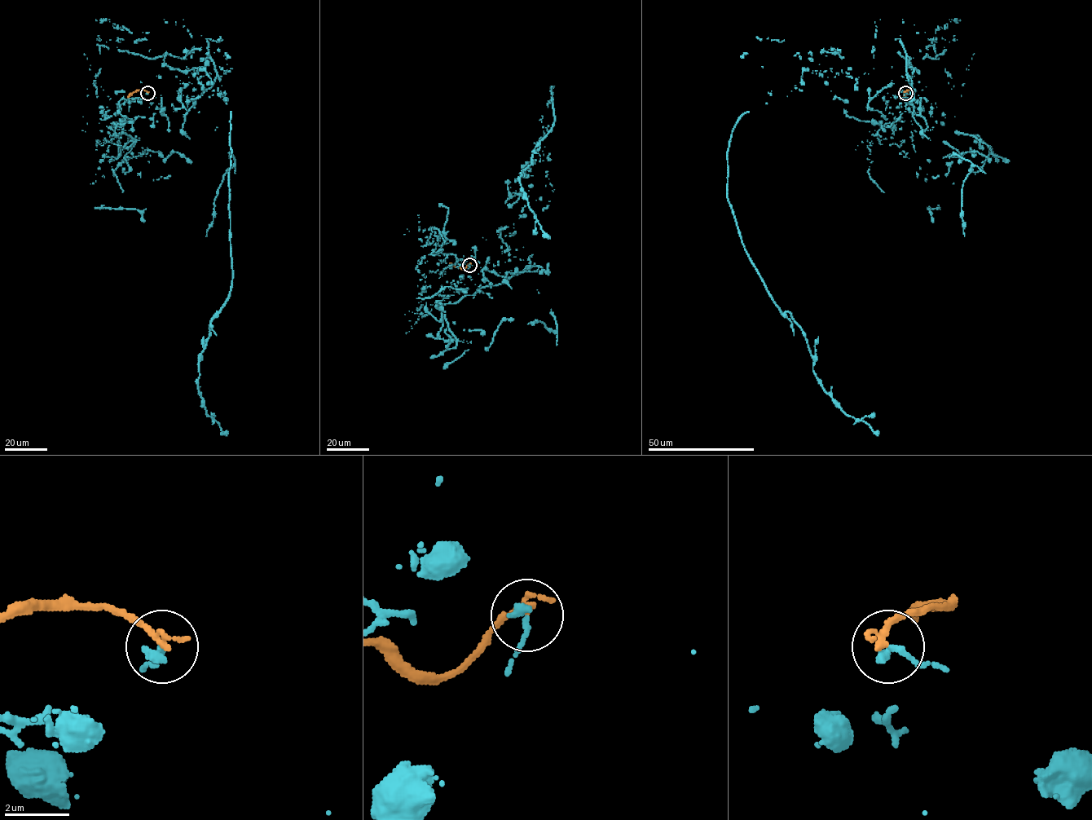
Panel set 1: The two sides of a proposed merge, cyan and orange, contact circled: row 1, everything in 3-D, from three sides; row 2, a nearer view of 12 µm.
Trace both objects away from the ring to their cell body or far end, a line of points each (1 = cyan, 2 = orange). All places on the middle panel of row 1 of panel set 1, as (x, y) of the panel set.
1: (469, 265), (440, 274), (515, 272), (499, 231), (553, 86), (520, 178), (549, 238)
2: (469, 265), (461, 268), (449, 263)

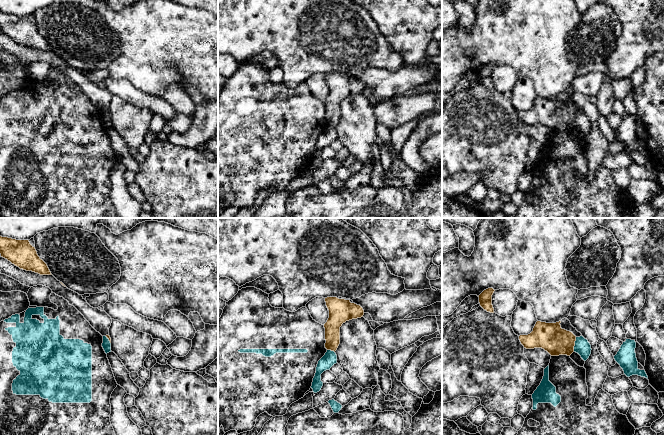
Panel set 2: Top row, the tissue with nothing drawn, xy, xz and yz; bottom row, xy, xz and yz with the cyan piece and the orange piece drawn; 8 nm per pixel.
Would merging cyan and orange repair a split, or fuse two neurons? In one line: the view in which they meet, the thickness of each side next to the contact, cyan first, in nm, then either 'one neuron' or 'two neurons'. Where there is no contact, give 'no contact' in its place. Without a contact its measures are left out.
meets cyan in yz; 120 nm thick on the cyan side, 220 nm on the other; two neurons

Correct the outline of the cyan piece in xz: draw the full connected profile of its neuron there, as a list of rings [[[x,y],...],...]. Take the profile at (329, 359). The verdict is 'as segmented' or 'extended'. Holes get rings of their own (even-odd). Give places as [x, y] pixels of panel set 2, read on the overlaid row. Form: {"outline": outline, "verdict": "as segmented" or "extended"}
{"outline": [[[255,287],[242,288],[231,300],[226,302],[223,313],[218,319],[218,435],[221,426],[224,428],[225,433],[230,430],[236,430],[238,434],[251,431],[255,427],[257,417],[264,412],[273,417],[285,415],[290,405],[303,398],[311,388],[314,393],[319,392],[323,386],[321,374],[326,370],[330,370],[337,363],[336,353],[325,348],[324,325],[316,322],[306,307],[290,312],[284,308],[272,307],[268,297],[269,294]]], "verdict": "extended"}

